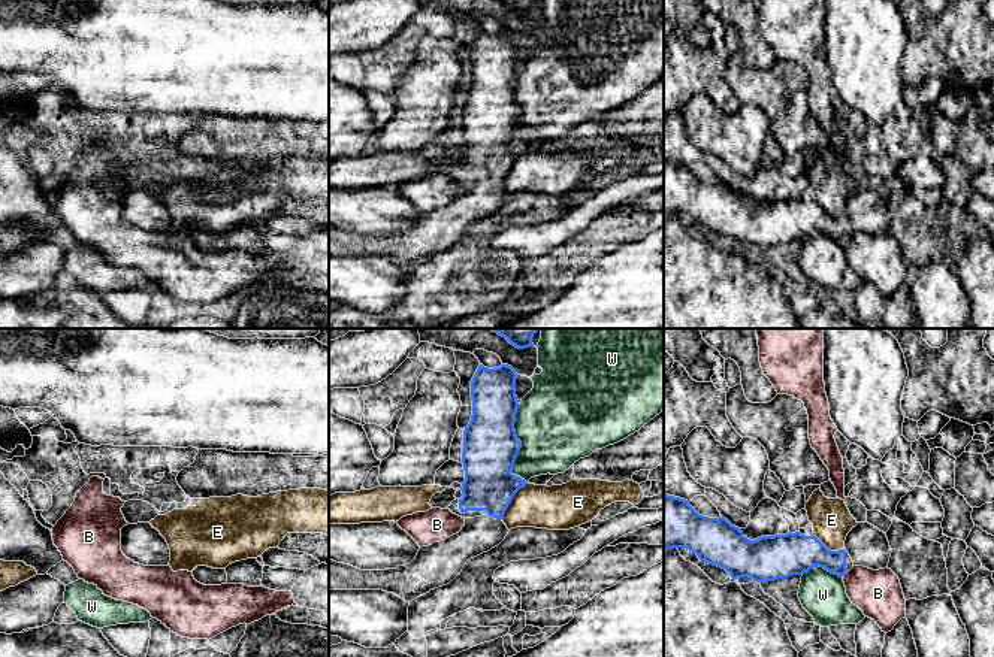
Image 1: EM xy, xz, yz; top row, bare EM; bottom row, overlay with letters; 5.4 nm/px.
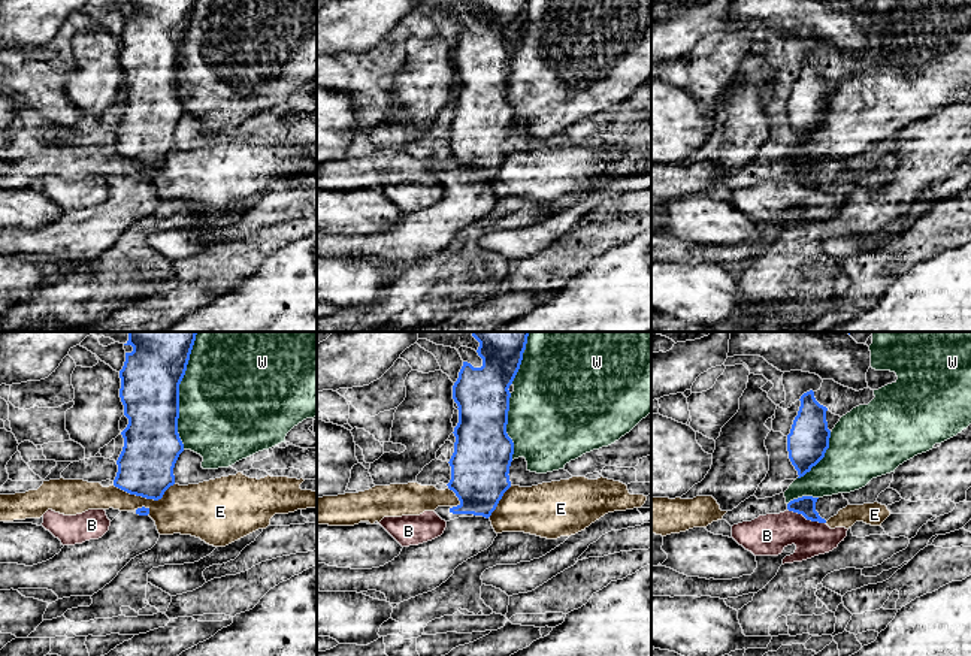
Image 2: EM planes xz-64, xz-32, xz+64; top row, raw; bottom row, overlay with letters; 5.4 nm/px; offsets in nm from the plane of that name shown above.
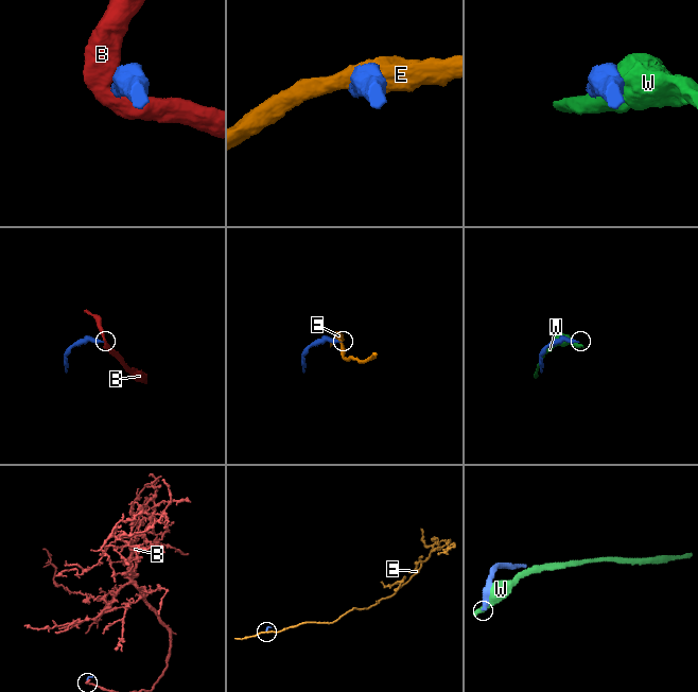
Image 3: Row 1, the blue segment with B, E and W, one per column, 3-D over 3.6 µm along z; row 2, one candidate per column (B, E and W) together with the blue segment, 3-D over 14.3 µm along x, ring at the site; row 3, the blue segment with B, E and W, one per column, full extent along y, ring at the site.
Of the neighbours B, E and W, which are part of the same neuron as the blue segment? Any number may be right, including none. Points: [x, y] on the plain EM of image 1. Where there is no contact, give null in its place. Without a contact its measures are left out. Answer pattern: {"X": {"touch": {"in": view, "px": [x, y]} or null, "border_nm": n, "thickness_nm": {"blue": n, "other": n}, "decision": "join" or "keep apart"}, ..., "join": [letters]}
{"B": {"touch": {"in": "yz", "px": [845, 238]}, "border_nm": 50, "thickness_nm": {"blue": 190, "other": 260}, "decision": "keep apart"}, "E": {"touch": {"in": "xz", "px": [511, 164]}, "border_nm": 240, "thickness_nm": {"blue": 280, "other": 240}, "decision": "keep apart"}, "W": {"touch": {"in": "xz", "px": [520, 112]}, "border_nm": 420, "thickness_nm": {"blue": 300, "other": 460}, "decision": "keep apart"}, "join": []}

